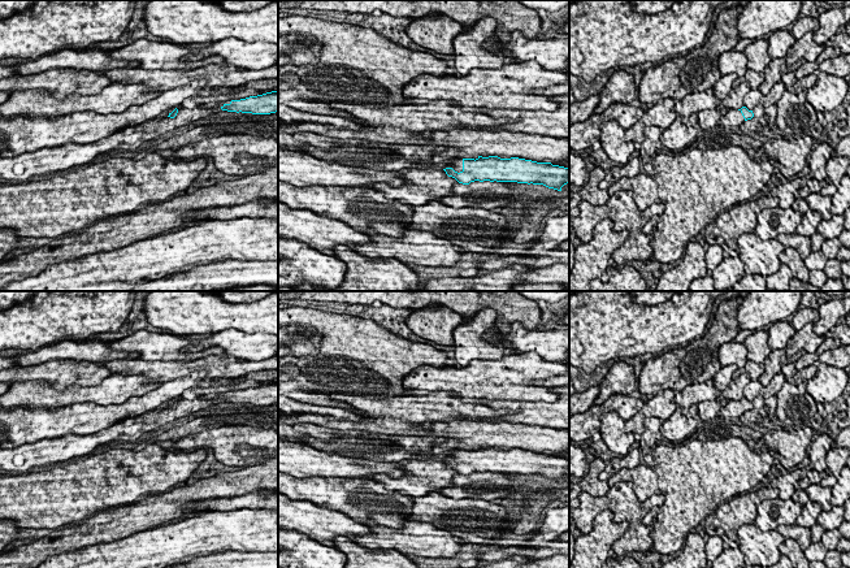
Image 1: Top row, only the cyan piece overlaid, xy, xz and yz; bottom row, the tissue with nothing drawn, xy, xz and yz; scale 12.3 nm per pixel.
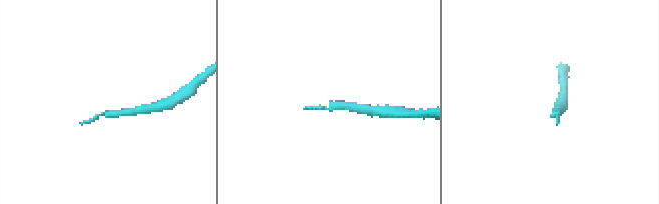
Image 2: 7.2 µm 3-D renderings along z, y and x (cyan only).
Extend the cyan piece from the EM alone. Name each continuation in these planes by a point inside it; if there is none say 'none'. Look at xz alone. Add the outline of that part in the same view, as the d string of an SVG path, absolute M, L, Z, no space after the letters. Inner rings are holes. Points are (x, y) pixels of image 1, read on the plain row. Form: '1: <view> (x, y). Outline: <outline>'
1: xz (456, 455). Outline: M455 448L455 450L450 451L450 459L452 459L457 464L463 463L463 450Z

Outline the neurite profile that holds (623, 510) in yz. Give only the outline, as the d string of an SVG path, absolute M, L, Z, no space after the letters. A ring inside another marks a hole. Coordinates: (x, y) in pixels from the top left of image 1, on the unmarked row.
M621 481L610 487L604 497L593 497L587 491L581 491L578 500L580 506L572 508L571 513L581 534L590 533L594 519L600 512L608 510L613 513L613 523L628 523L626 532L612 546L616 556L624 556L632 551L643 552L652 549L652 538L650 536L652 528L645 525L642 520L650 510L664 503L664 495L652 495L645 502L639 502L634 494L632 482Z

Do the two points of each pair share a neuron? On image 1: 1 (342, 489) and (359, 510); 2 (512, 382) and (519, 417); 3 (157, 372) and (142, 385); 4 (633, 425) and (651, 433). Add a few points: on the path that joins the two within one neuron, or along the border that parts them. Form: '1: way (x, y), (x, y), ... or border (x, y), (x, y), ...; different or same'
1: way (347, 494), (358, 504); same
2: border (523, 400), (546, 400), (549, 403); different
3: border (120, 371), (163, 380); different
4: border (645, 420), (645, 430), (641, 434); different

